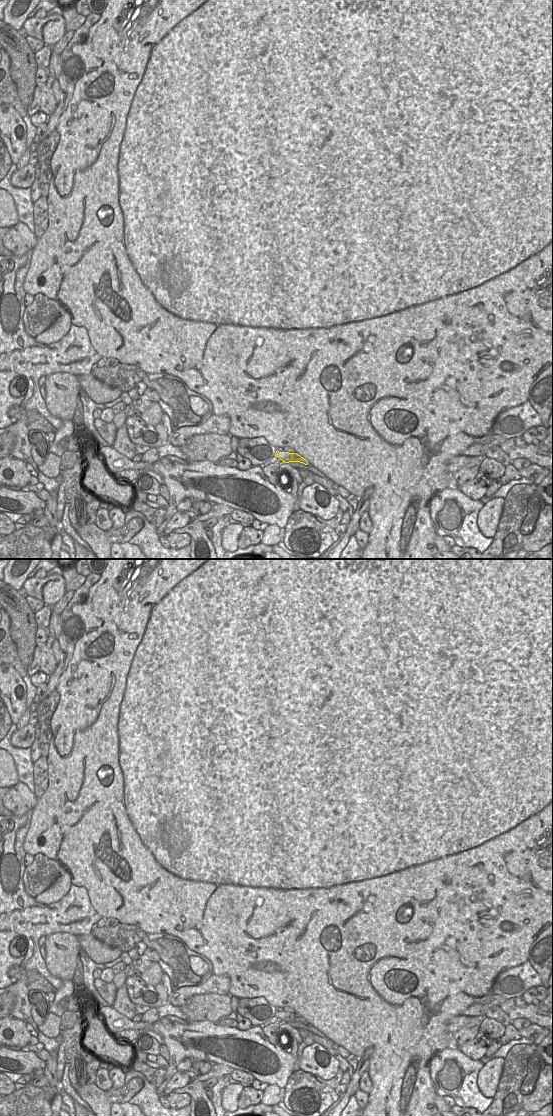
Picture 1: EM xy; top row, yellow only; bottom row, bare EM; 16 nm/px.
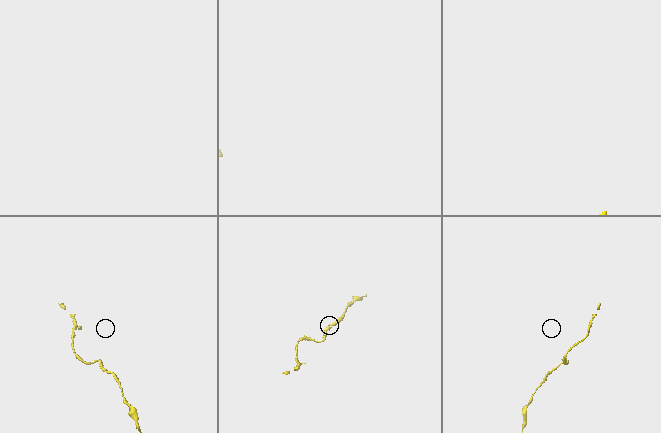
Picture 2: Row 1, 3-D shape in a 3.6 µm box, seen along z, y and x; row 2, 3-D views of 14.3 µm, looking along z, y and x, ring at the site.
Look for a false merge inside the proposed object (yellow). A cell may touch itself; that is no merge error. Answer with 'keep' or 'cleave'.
keep

